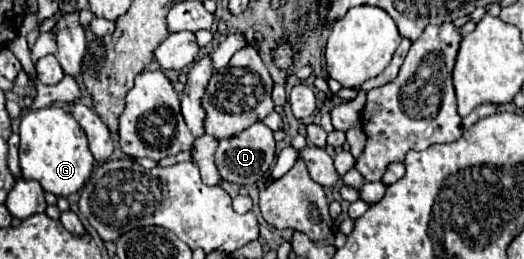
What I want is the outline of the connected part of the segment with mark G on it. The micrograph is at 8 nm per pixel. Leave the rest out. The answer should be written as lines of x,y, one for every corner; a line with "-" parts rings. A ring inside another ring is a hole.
58,106
30,110
20,120
20,166
26,180
36,180
46,192
70,196
86,184
94,170
94,156
88,150
82,126

